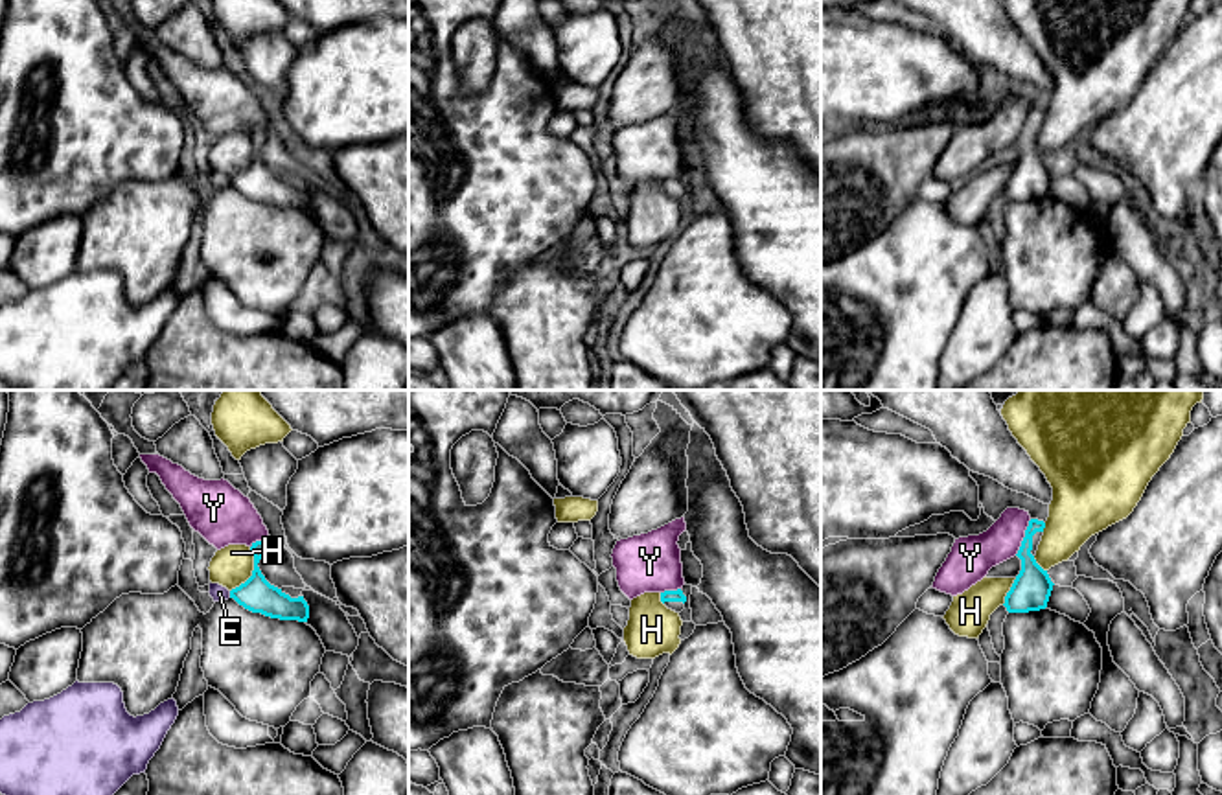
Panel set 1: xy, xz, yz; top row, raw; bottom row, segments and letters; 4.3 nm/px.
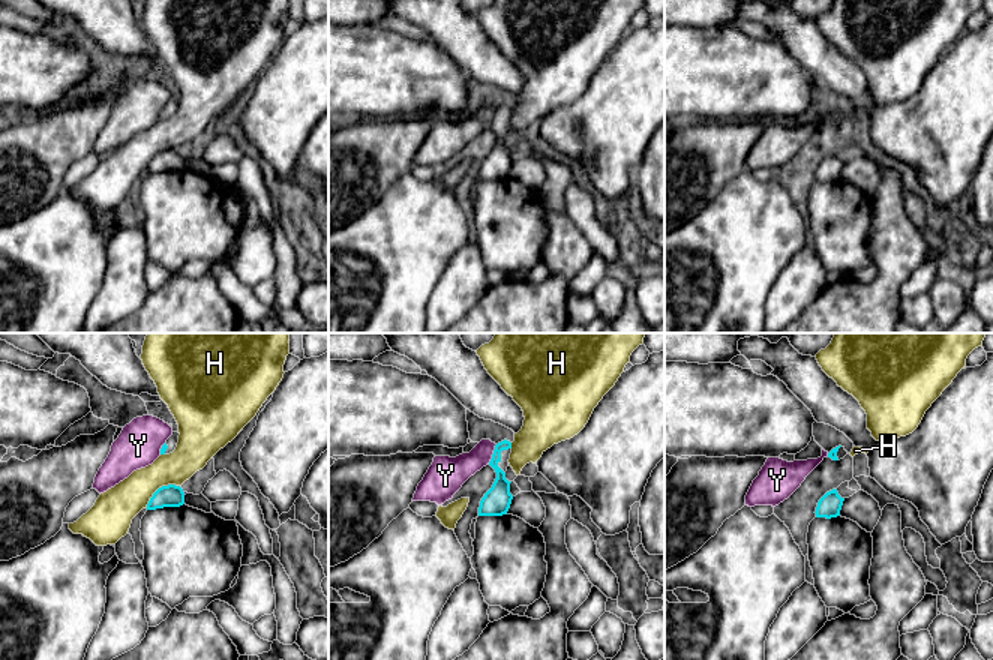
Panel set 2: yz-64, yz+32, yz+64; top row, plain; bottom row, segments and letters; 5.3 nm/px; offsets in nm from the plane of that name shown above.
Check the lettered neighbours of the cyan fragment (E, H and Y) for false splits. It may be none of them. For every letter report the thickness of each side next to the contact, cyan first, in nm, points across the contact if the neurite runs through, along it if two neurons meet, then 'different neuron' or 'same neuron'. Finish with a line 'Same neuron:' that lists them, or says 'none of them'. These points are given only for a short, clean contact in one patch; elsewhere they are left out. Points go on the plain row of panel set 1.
E: 150/70 nm | along xy (229, 179), (230, 184) | different neuron
H: 150/180 nm | along xy (251, 135), (253, 161), (230, 179) | different neuron
Y: 170/190 nm | along yz (1031, 107), (1014, 142) | different neuron
Same neuron: none of them

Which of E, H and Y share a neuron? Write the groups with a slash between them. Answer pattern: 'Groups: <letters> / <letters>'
Groups: E / H / Y

